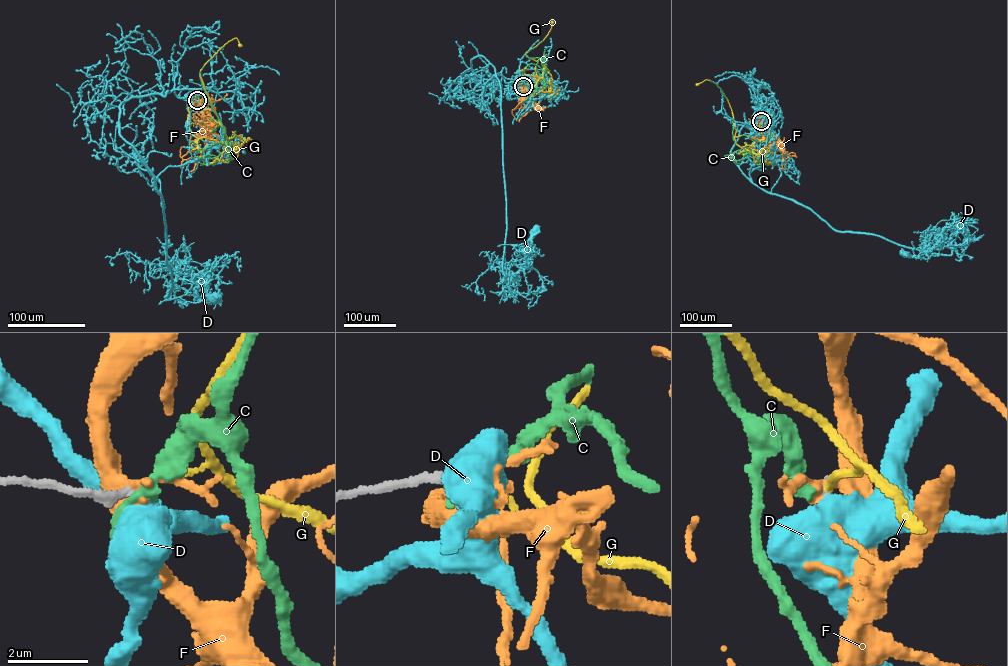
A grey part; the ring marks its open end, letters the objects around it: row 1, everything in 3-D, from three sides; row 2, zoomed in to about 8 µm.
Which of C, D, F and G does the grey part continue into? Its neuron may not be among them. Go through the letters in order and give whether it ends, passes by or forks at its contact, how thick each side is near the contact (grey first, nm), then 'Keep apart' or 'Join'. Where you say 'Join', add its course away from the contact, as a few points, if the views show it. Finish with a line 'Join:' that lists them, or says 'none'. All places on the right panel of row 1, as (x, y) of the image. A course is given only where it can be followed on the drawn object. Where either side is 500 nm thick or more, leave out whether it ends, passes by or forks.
C: It ends there. Thickness 240 nm (grey) against 280 nm. Keep apart
D: Thickness 240 nm (grey) against 800 nm. Keep apart
F: It forks there. Thickness 240 nm (grey) against 300 nm. Keep apart
G: It ends there. Thickness 240 nm (grey) against 170 nm. Join. Its course: (761, 121), (766, 134), (763, 139), (745, 135), (734, 137), (731, 109), (720, 88), (706, 79), (697, 84)
Join: G

